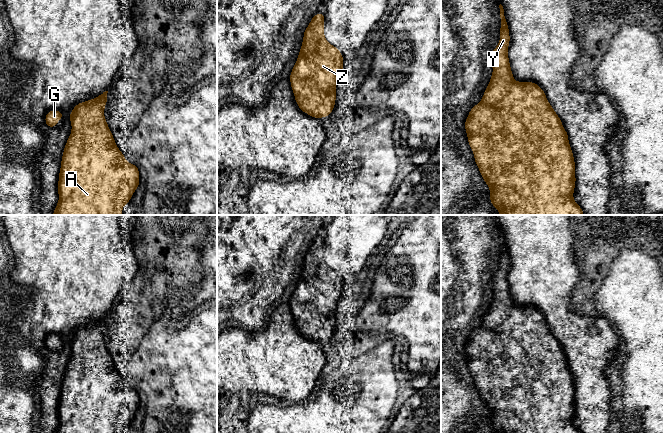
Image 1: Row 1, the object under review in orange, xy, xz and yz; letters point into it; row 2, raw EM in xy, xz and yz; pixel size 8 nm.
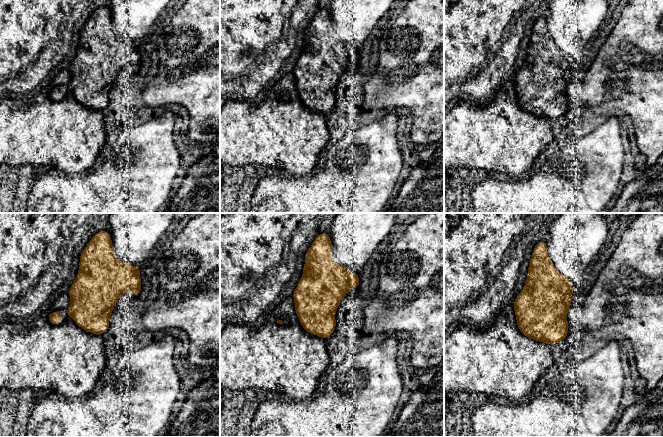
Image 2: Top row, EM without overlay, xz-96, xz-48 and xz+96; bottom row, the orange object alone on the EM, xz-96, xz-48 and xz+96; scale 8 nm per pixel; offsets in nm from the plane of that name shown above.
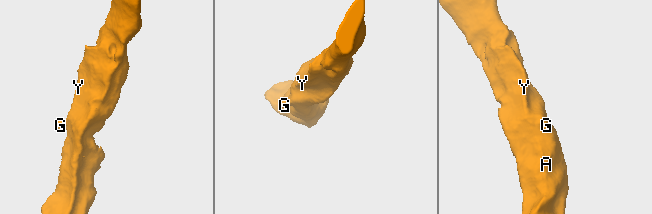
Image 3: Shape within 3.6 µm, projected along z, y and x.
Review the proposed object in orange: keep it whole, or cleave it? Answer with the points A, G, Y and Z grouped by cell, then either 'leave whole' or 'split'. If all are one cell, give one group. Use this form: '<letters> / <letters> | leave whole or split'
A G Y Z | leave whole

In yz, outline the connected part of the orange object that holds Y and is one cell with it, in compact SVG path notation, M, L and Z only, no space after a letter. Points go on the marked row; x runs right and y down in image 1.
M500 4L500 43L493 50L493 74L479 104L472 107L465 121L468 142L476 165L490 188L490 201L500 215L584 215L573 200L575 163L568 134L549 104L544 91L532 82L516 82L508 60L509 29Z

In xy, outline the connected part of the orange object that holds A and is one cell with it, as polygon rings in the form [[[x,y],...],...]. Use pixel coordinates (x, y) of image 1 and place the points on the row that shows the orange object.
[[[105,91],[97,98],[77,104],[70,113],[72,131],[69,139],[67,140],[62,156],[58,182],[59,202],[54,210],[53,215],[121,215],[123,206],[131,200],[132,194],[138,188],[140,182],[139,169],[134,164],[128,163],[124,158],[123,153],[115,145],[115,140],[104,118],[104,107],[107,102],[107,93],[108,91]]]

